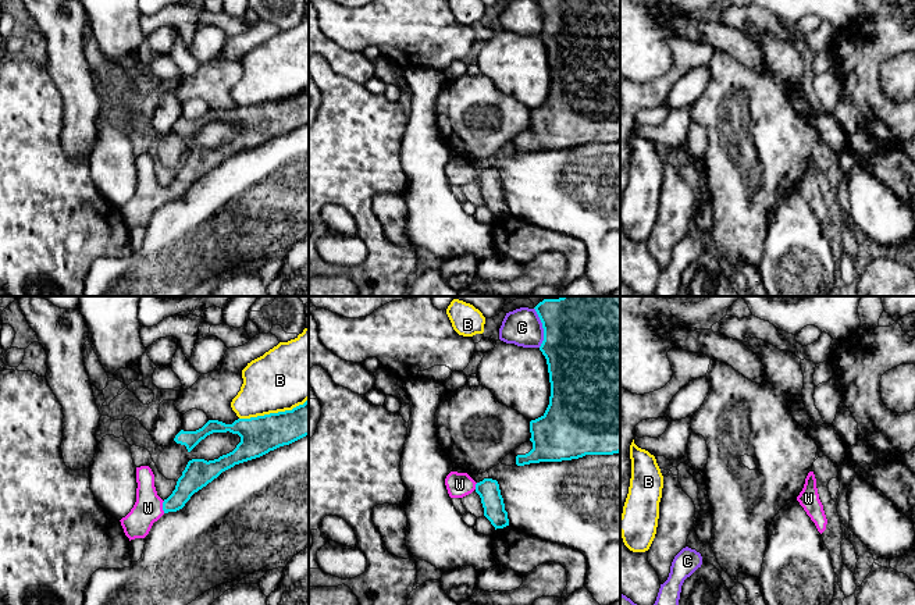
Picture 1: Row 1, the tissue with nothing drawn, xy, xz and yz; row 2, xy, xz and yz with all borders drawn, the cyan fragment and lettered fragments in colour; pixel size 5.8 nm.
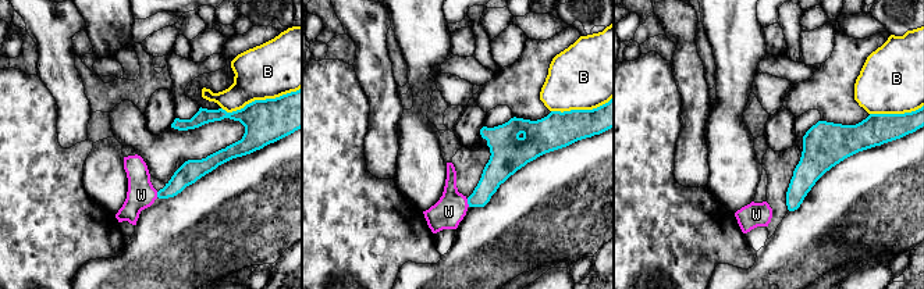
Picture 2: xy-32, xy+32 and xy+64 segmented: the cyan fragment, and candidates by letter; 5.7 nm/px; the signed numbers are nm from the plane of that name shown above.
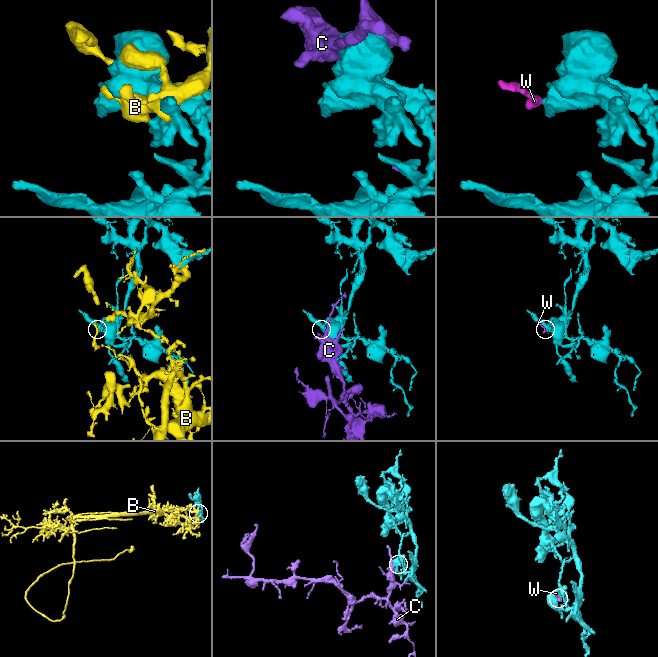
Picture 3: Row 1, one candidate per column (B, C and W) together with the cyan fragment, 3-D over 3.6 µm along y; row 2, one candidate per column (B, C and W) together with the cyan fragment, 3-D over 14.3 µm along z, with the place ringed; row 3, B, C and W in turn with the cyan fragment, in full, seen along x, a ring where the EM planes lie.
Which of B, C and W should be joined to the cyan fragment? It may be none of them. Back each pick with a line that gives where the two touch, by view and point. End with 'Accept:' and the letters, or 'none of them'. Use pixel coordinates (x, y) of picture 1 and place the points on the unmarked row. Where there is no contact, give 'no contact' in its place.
W: contact xy (163, 195)
Accept: W

